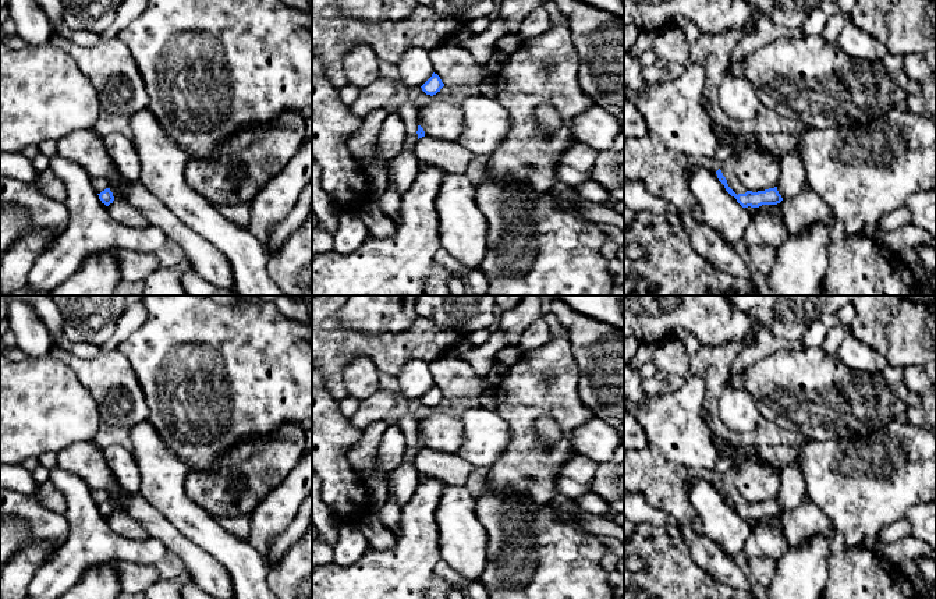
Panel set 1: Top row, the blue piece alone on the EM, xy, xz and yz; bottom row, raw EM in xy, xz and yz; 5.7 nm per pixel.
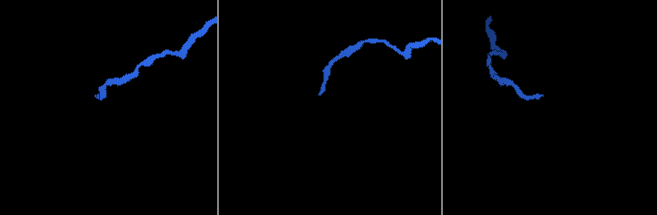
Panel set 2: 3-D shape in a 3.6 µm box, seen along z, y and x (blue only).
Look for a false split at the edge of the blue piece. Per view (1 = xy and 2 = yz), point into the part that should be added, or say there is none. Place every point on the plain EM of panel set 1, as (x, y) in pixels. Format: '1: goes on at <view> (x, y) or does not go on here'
1: does not go on here
2: does not go on here

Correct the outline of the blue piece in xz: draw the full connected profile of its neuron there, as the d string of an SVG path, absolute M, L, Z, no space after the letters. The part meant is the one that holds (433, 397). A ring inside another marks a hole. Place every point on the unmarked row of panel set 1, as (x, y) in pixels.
M432 386L432 389L421 398L426 407L436 407L444 398L440 389L437 386Z

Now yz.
M719 481L716 483L719 493L724 497L726 503L737 511L737 514L742 520L759 520L762 517L777 517L783 513L781 507L777 503L777 499L769 500L765 503L747 503L745 506L735 506L727 496L726 489L723 488L722 482Z

